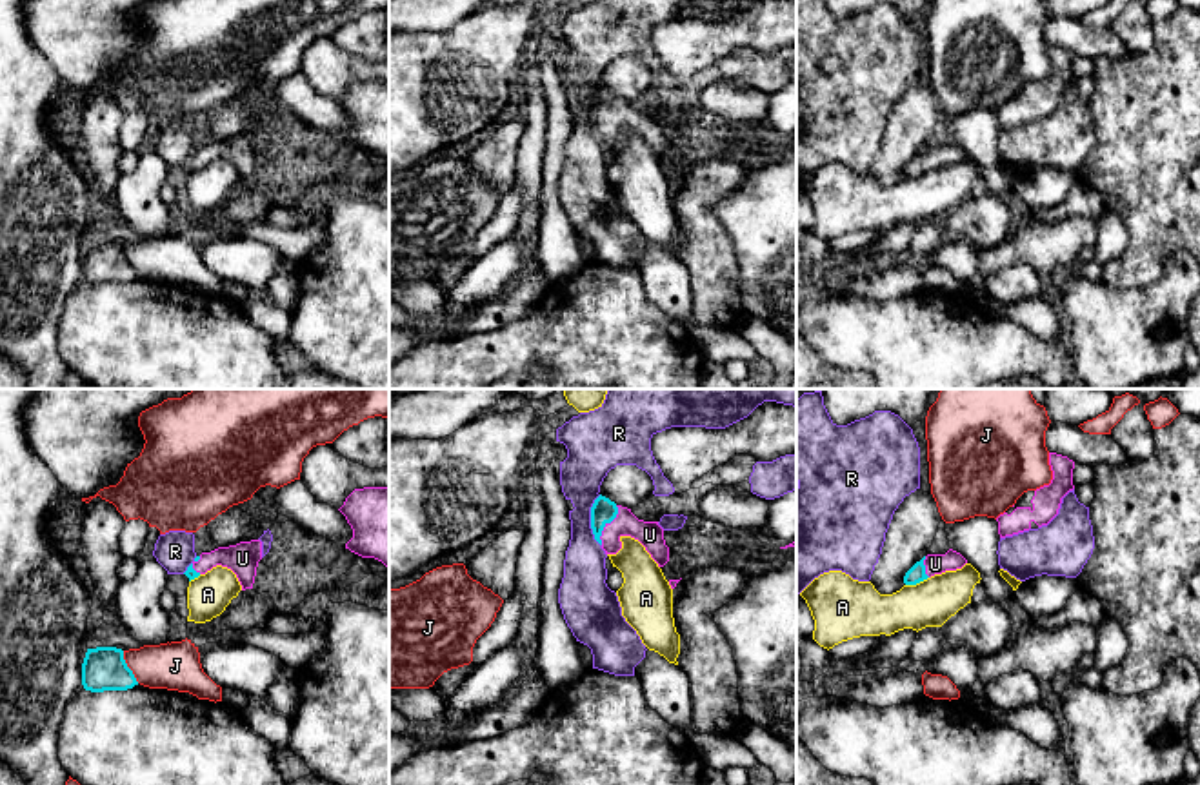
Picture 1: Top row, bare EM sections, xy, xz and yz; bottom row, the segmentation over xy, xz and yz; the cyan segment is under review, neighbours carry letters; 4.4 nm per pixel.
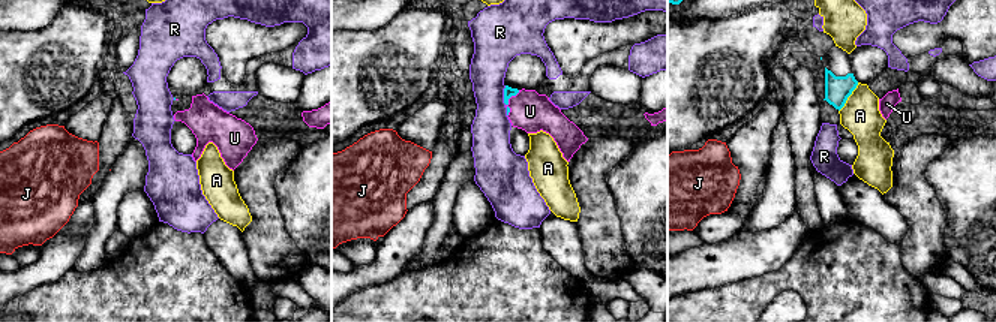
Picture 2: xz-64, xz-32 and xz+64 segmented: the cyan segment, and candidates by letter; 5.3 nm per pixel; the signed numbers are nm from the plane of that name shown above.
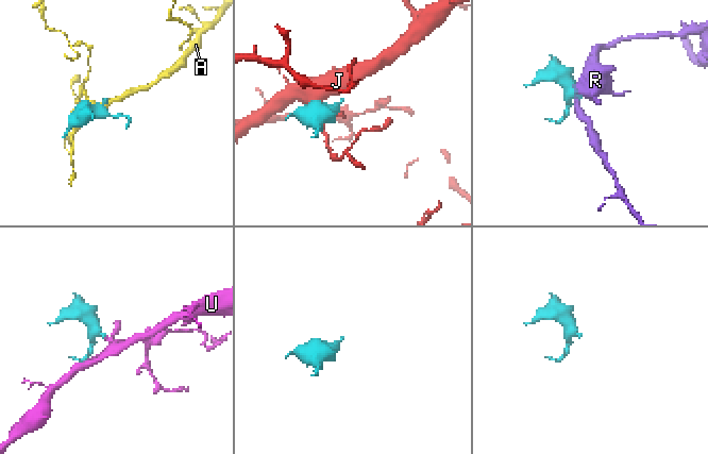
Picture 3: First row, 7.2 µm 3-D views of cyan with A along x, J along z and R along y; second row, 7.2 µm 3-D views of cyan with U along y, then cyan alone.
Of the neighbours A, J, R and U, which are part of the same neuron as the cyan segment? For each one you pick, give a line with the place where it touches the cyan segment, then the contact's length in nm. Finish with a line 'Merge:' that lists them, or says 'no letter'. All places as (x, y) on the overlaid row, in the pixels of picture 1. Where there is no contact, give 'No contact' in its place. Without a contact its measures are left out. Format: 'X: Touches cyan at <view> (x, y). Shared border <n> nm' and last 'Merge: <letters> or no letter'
U: Touches cyan at xz (604, 526). Shared border 190 nm
Merge: U

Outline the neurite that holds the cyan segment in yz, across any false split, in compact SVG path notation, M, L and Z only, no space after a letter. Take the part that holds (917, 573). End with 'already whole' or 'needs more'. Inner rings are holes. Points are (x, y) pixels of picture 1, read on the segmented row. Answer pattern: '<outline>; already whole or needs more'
M953 549L945 554L927 554L905 572L904 583L916 585L935 574L962 569L965 563L967 560Z; needs more

